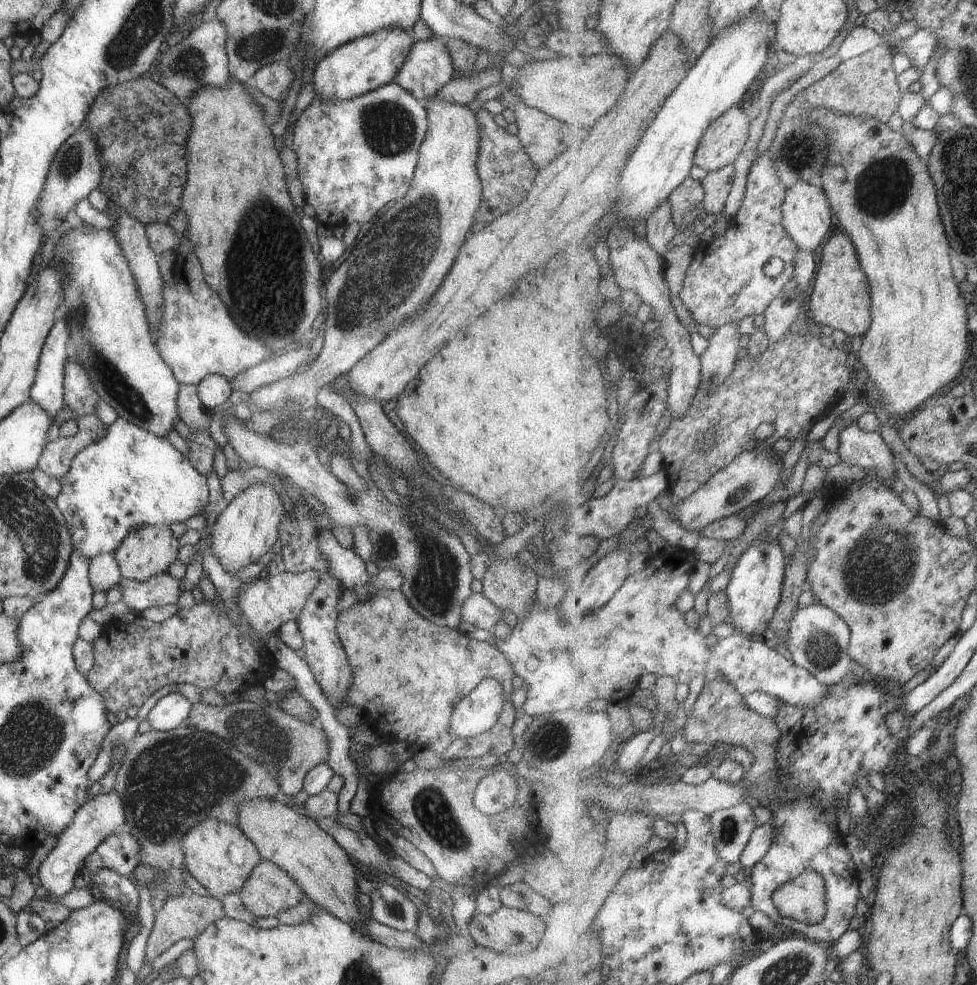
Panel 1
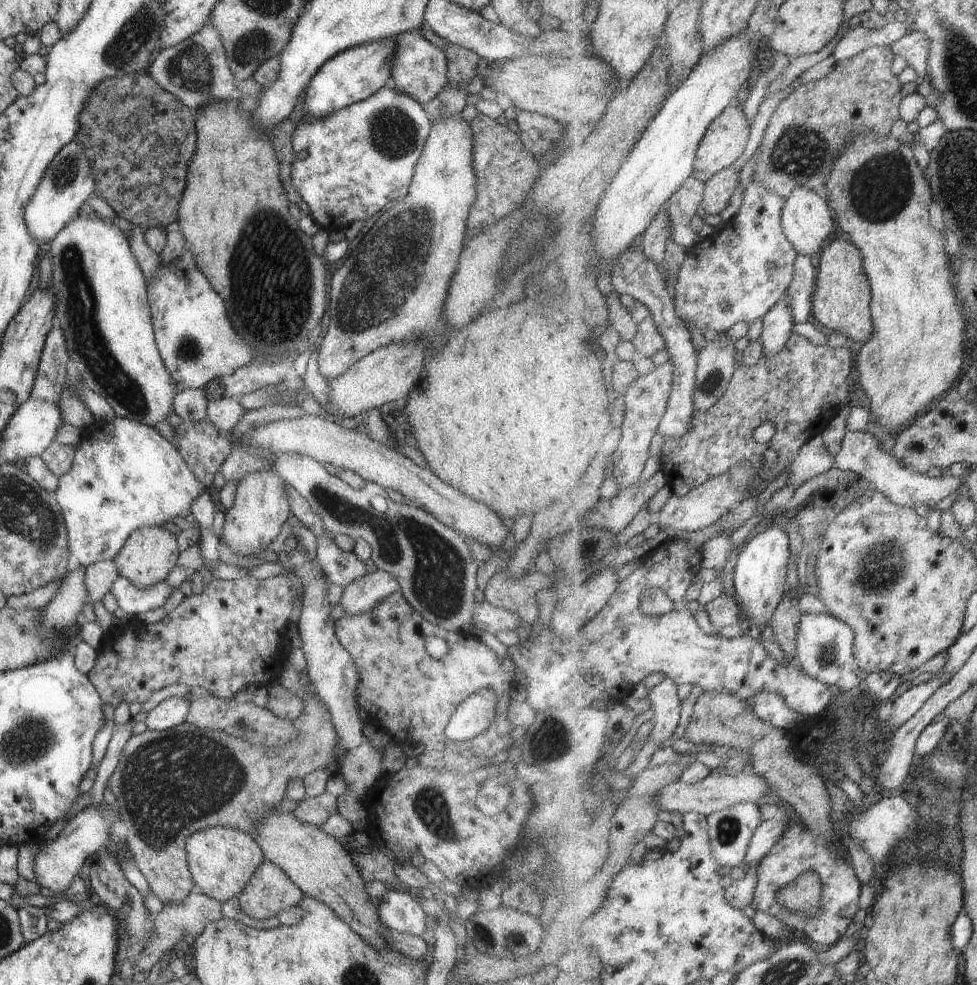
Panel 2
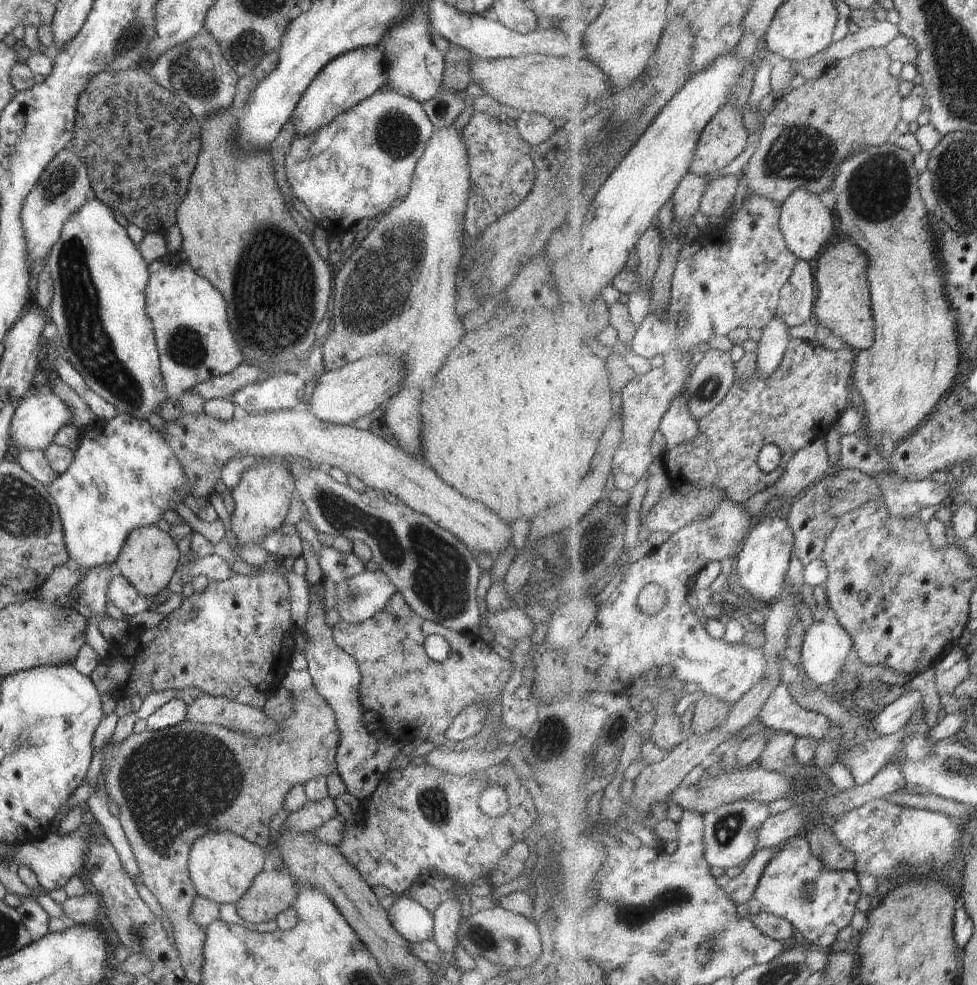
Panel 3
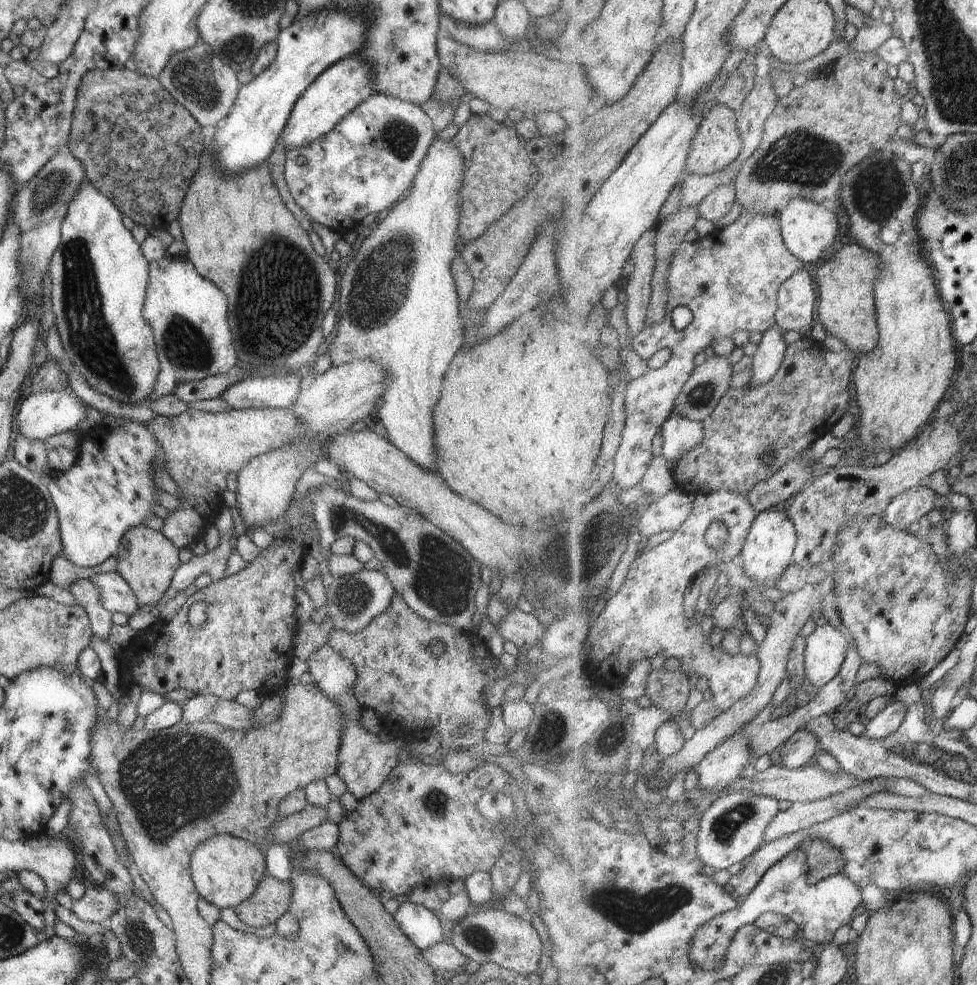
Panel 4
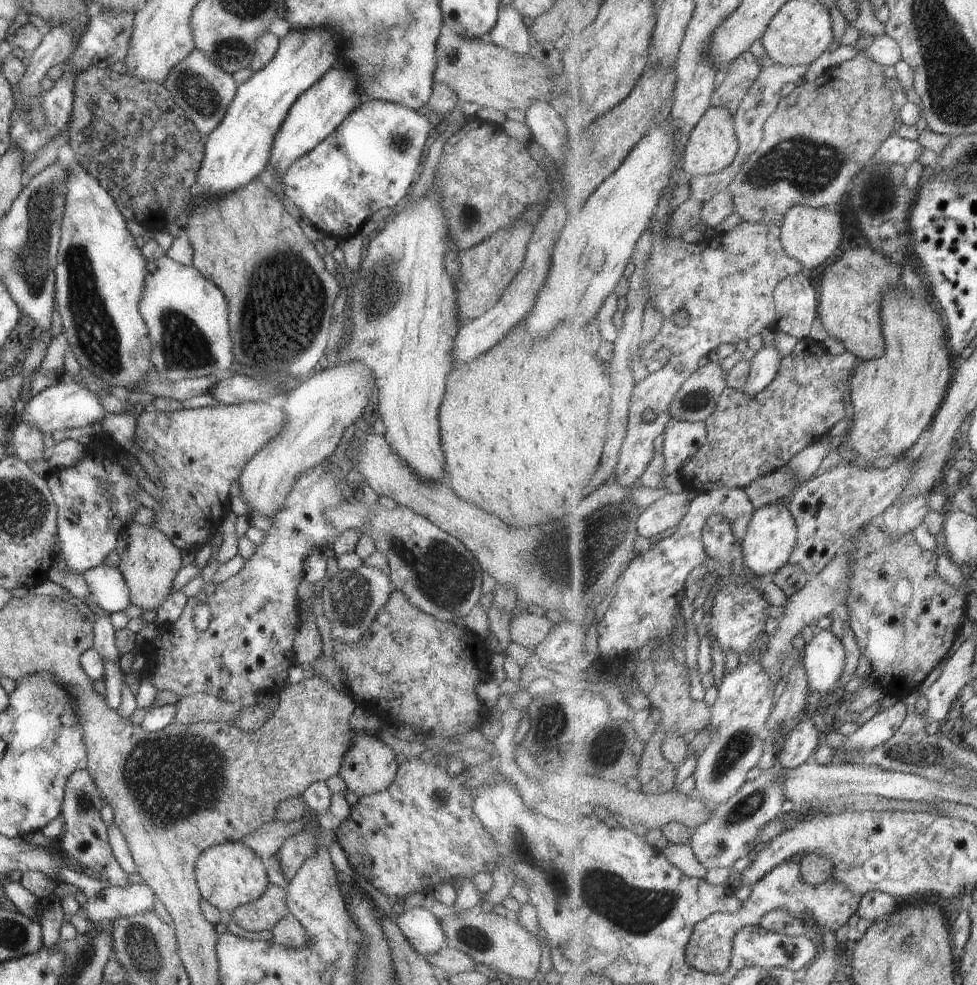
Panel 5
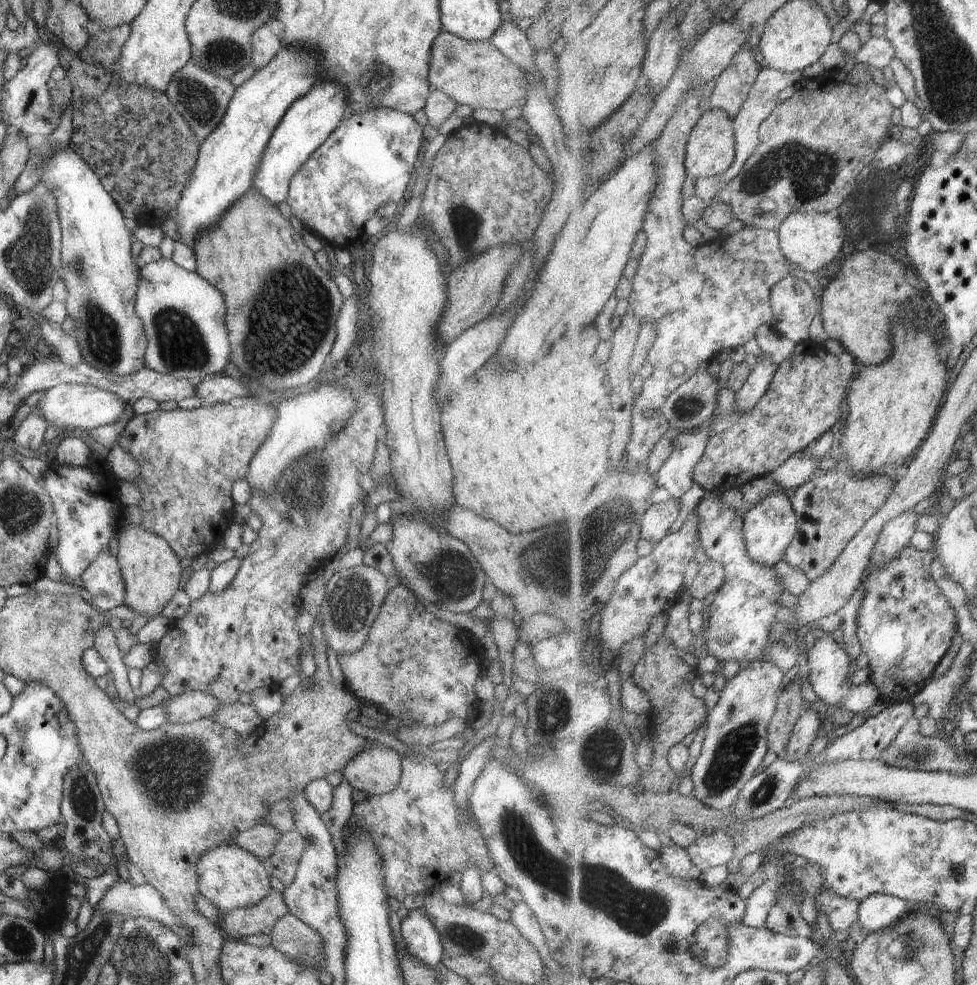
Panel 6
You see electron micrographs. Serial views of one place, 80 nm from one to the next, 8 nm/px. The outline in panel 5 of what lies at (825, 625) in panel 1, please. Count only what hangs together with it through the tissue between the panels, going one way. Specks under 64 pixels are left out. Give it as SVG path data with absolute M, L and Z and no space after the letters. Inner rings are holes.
M830 629L816 630L815 635L805 646L803 665L808 674L811 689L823 696L830 695L837 681L844 675L848 654L842 639Z

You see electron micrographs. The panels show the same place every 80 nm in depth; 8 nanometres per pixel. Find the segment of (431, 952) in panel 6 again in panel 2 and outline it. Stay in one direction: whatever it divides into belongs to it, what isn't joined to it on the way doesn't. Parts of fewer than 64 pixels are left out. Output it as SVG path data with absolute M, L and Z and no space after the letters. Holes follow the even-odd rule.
M387 888L376 906L379 920L389 929L419 935L430 926L430 921L403 888Z

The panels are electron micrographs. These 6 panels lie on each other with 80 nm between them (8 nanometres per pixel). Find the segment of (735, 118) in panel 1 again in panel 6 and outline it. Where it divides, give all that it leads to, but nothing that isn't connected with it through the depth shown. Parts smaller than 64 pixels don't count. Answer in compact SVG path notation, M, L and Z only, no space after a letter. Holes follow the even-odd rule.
M711 108L703 113L693 127L686 153L688 176L700 179L723 174L736 160L736 134L734 119L723 109Z

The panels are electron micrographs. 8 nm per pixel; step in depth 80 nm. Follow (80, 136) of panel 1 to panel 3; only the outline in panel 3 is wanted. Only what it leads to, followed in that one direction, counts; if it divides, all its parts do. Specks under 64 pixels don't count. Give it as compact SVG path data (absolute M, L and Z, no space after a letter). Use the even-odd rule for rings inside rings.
M69 145L63 147L37 178L33 188L25 195L20 219L24 226L25 242L28 248L28 261L32 264L47 258L48 250L59 238L67 217L76 211L90 196L90 182L84 162Z

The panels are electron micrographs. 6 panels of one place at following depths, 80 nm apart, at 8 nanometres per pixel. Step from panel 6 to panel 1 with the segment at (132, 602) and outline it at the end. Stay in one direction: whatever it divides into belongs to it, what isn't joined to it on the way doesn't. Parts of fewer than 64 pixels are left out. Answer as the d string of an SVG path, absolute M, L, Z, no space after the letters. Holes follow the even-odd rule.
M140 525L129 529L125 538L122 538L119 546L112 552L118 564L120 576L141 582L150 579L153 575L167 572L168 566L177 556L177 539L167 525L160 527Z

